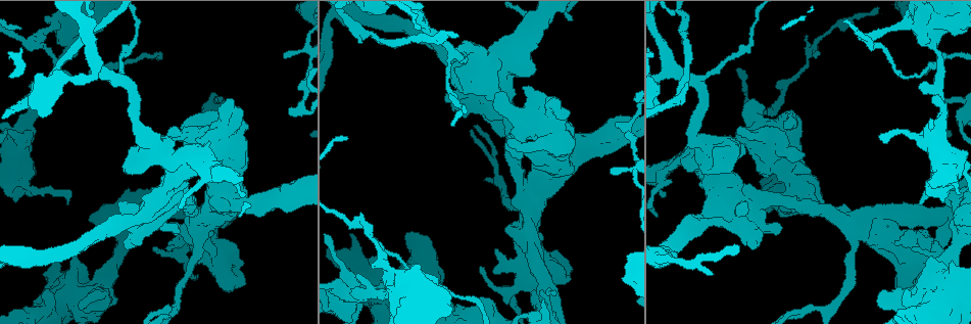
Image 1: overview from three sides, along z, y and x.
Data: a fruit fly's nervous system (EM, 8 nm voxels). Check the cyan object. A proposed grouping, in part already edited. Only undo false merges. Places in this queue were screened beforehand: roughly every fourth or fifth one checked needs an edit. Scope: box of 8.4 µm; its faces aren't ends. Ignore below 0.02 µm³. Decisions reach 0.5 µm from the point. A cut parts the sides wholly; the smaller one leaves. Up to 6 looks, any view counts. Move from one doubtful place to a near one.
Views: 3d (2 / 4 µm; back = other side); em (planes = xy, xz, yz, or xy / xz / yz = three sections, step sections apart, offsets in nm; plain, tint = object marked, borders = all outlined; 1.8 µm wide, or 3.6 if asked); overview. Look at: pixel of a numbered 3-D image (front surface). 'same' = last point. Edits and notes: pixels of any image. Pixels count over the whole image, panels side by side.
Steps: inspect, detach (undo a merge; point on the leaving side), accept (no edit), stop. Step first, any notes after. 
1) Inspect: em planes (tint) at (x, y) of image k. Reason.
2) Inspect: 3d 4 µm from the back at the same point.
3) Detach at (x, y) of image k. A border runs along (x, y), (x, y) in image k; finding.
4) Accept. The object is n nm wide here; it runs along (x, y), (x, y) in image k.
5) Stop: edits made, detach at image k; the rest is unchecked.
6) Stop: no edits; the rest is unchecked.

Inspect: em planes (tint) at (502, 65) of image 1. Sharp bend.

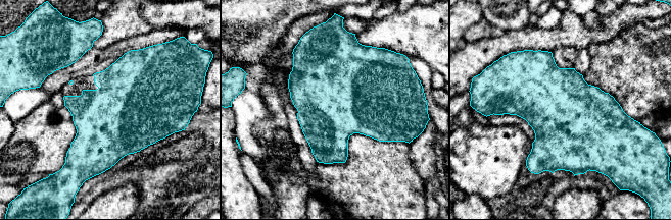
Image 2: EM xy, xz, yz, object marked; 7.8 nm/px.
Accept. Continuous, no second neuron.

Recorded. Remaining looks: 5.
Inspect: 3d 4 µm at (941, 131) of image 1. Three arms meet.

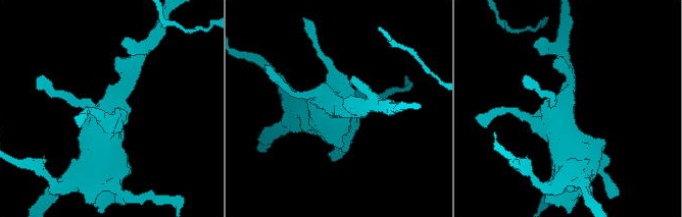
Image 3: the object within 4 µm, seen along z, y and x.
Inspect: em 3.6 µm yz step 16 (tint) at (340, 106) of image 3. Shape alone is not enough.

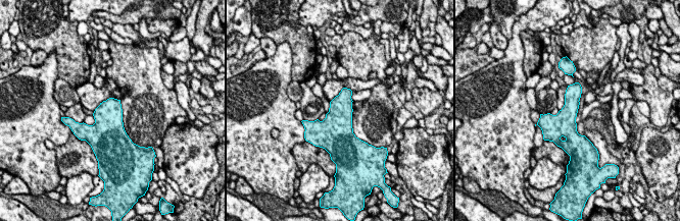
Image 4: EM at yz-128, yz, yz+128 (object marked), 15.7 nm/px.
Inspect: em 3.6 µm planes (tint) at the same point. Cut it another way.

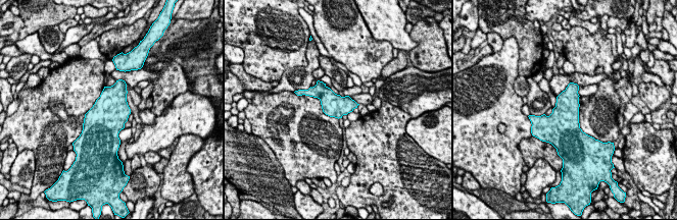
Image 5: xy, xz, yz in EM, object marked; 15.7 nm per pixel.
Accept. One neuron here.

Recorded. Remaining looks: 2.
Inspect: 3d 2 µm at (43, 35) of image 1. Calibre changes.

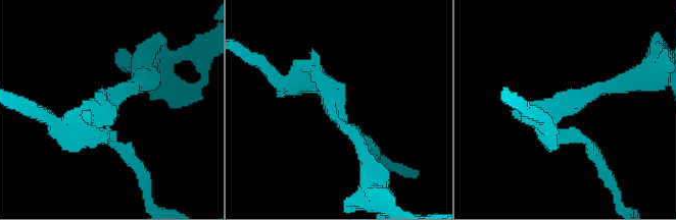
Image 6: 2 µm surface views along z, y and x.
Inspect: em planes (tint) at (110, 104) of image 6. 3 arms meet here.

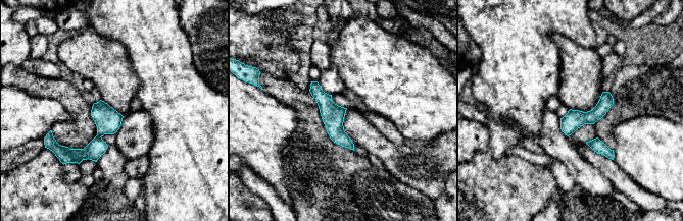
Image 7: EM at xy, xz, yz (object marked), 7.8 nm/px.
Detach at (107, 120) of image 7. The part that leaves runs along (313, 84), (335, 129), (351, 146) in image 7; two neurons meet here.

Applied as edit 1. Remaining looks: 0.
Stop: edits made, detach at image 7; the rest is unchecked.

